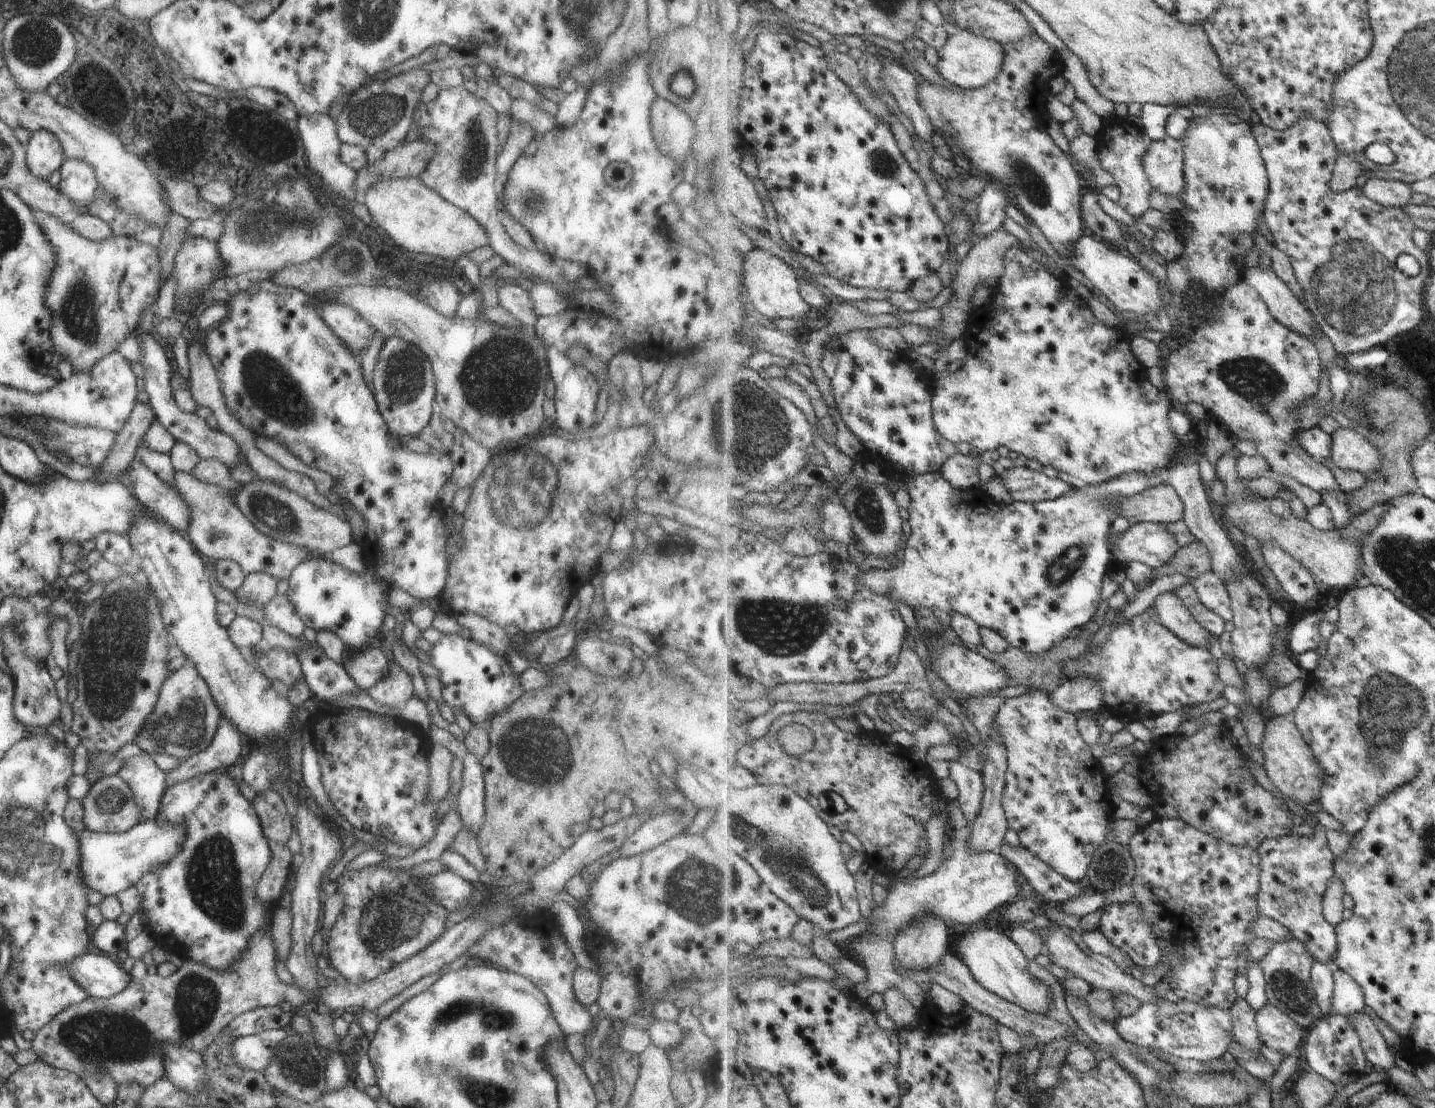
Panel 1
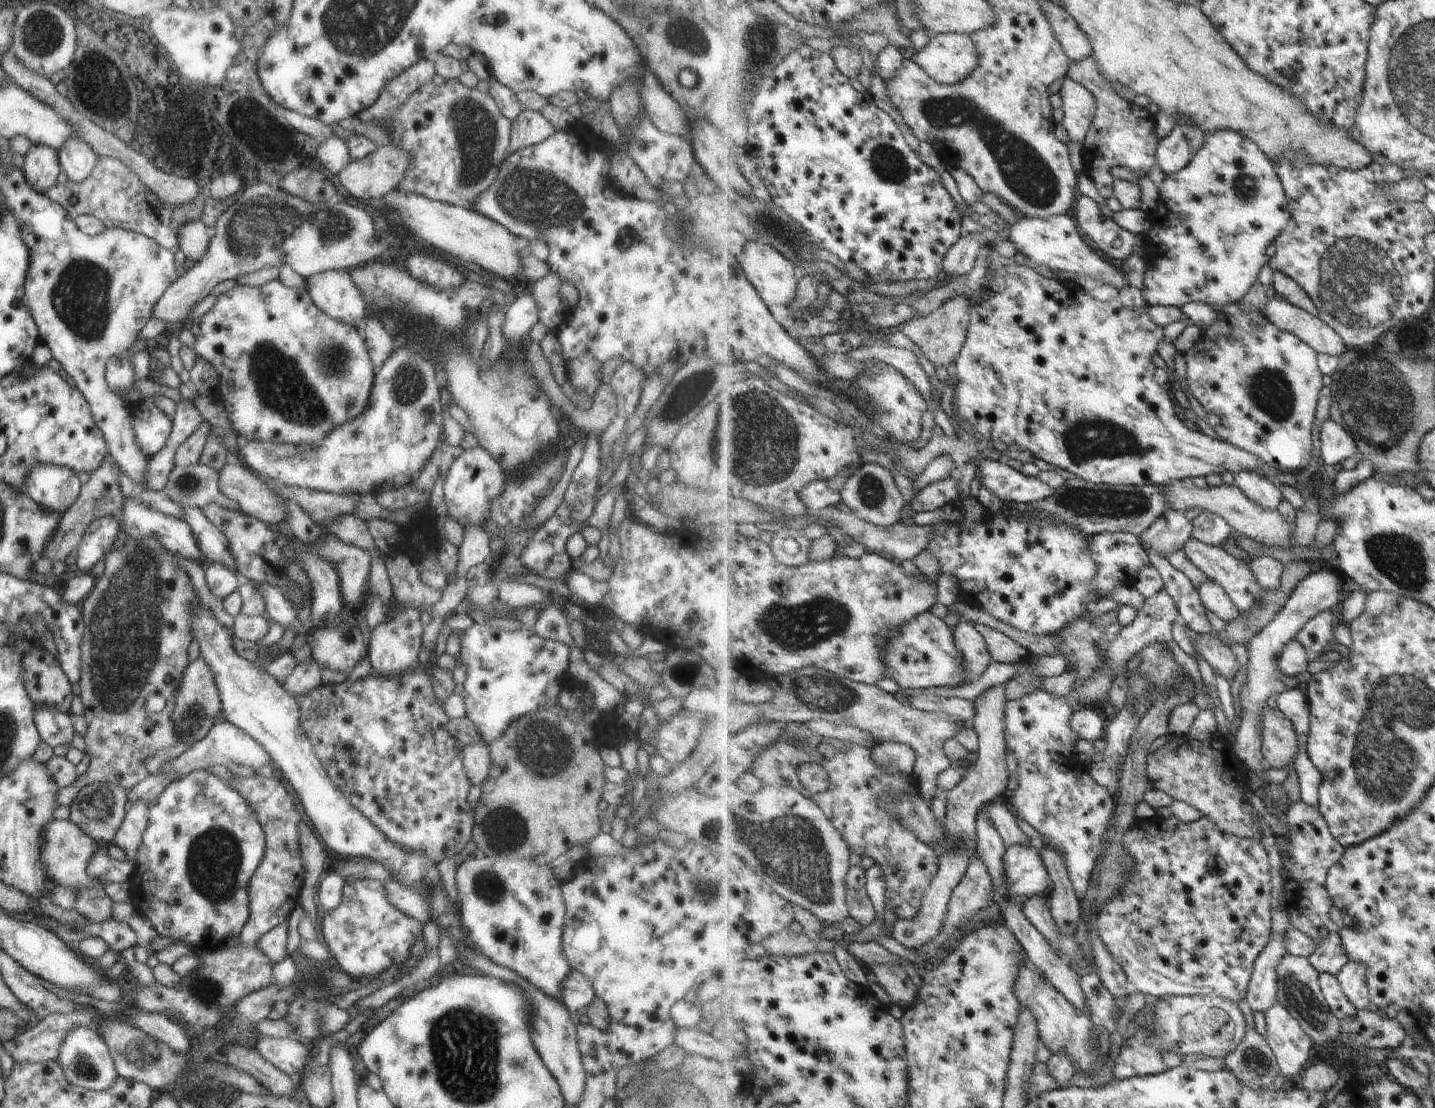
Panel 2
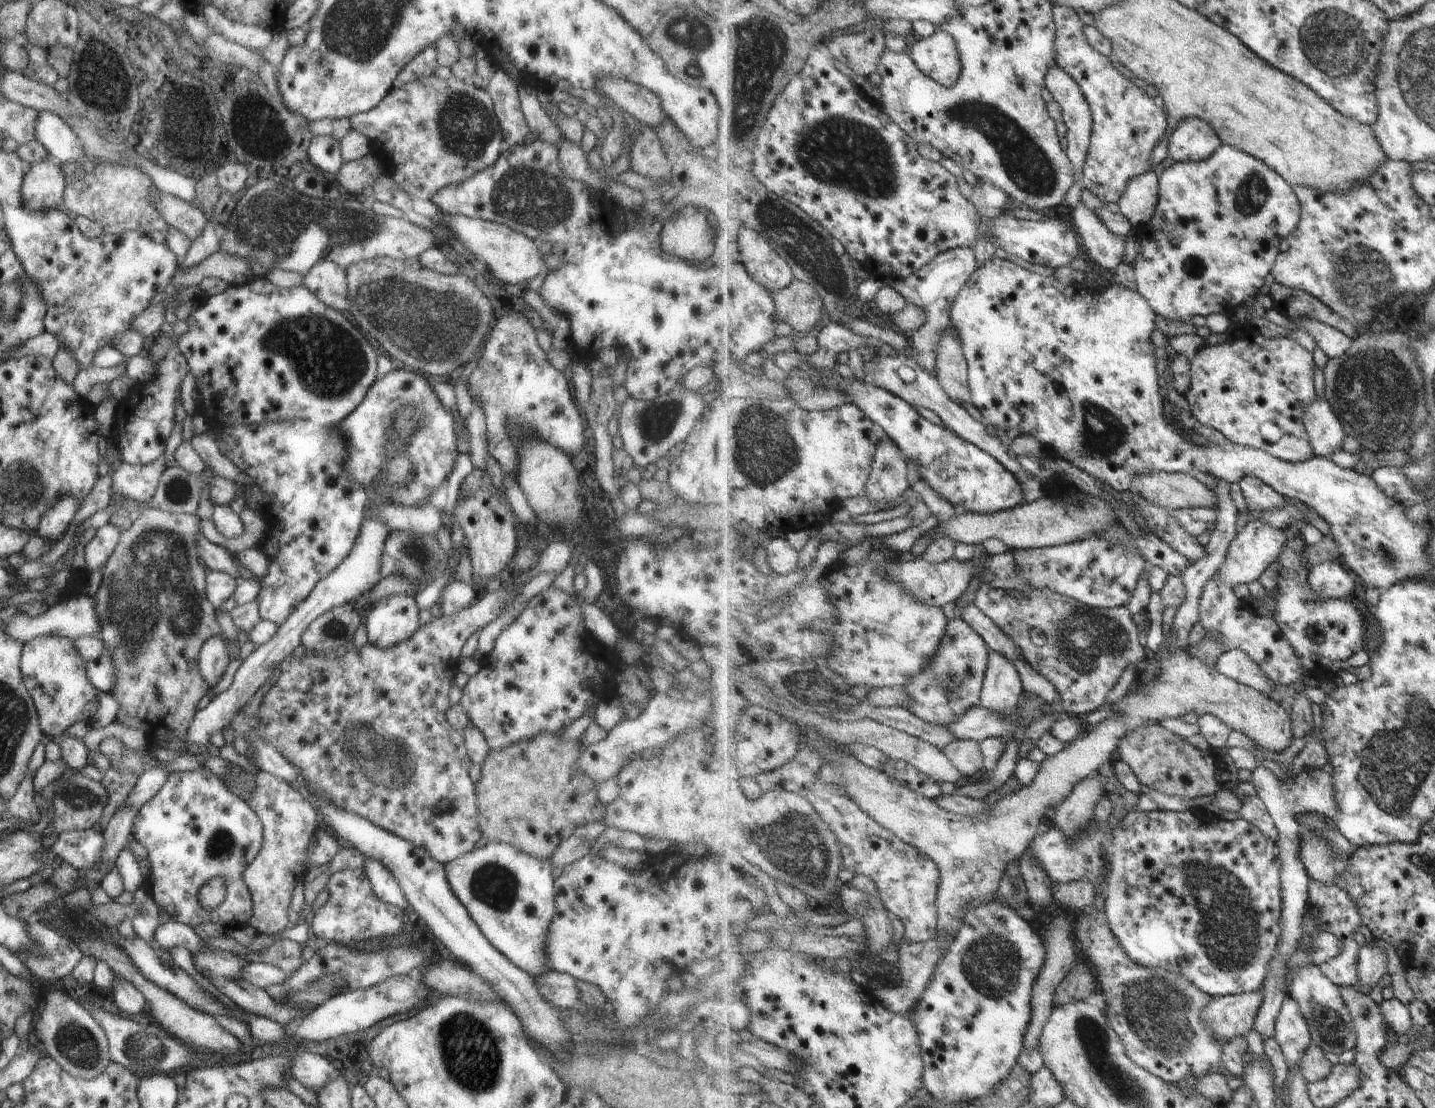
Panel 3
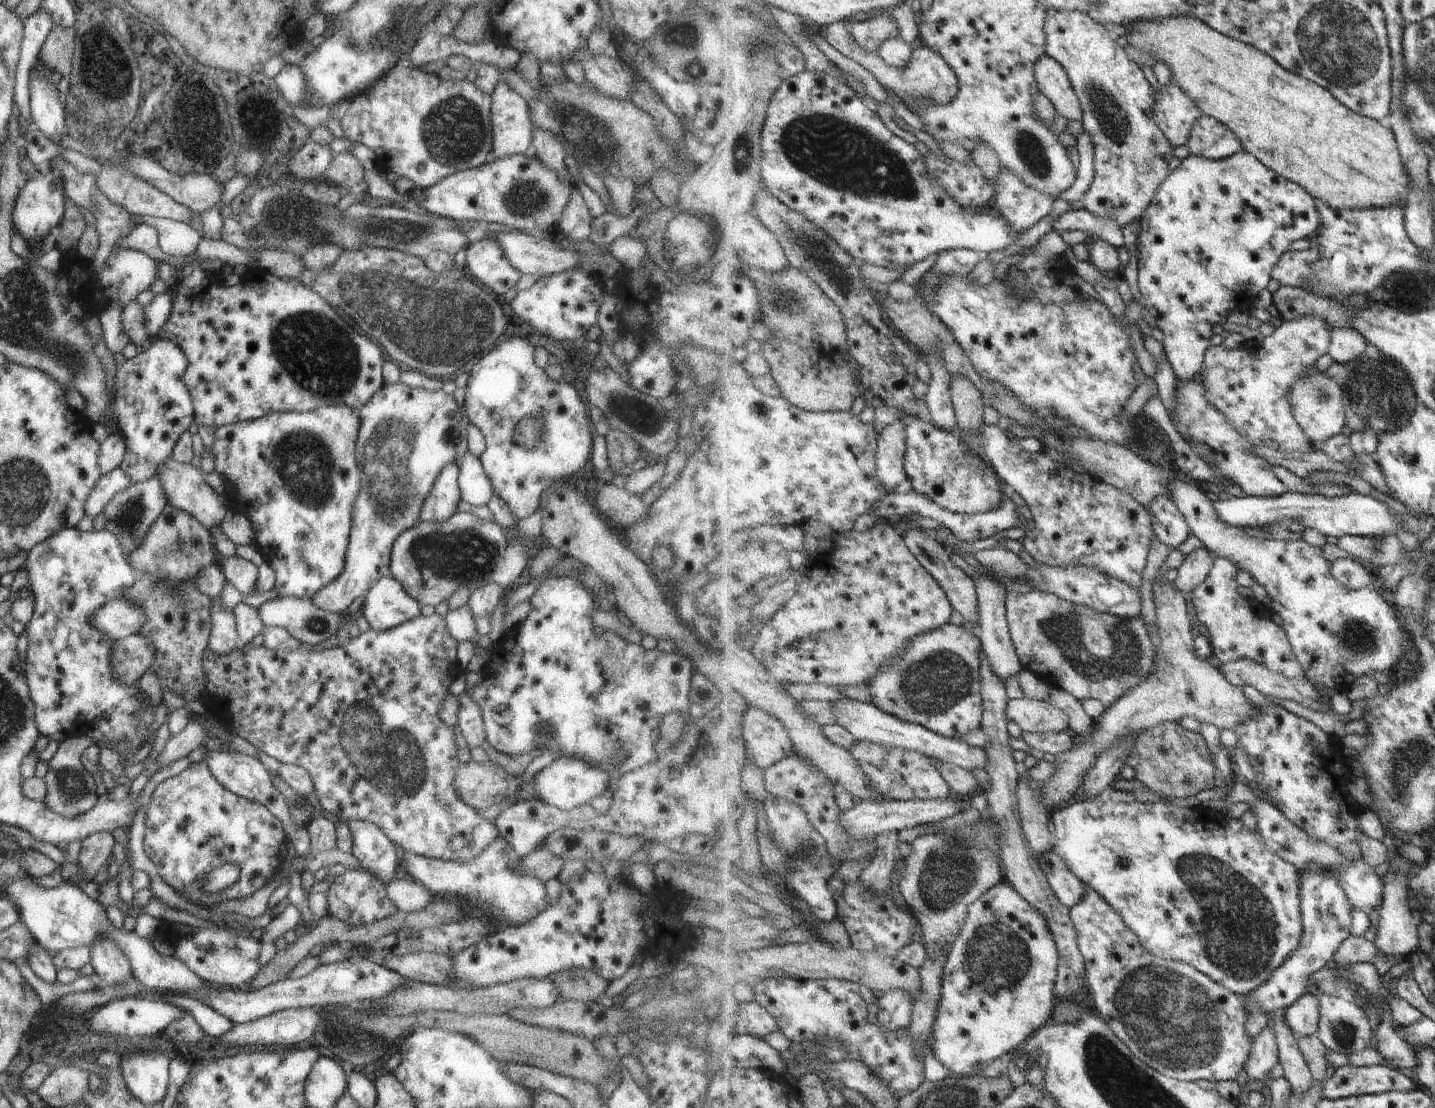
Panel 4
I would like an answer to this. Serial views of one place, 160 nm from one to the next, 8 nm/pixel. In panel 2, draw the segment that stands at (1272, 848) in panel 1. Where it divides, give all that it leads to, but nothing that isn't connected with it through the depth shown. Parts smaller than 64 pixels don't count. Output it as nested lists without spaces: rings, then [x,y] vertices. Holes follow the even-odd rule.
[[[1302,798],[1289,805],[1286,820],[1290,836],[1287,838],[1276,836],[1276,847],[1282,856],[1283,867],[1288,868],[1290,880],[1293,880],[1288,913],[1295,929],[1307,933],[1318,942],[1317,952],[1308,958],[1311,964],[1320,973],[1338,976],[1350,958],[1344,947],[1340,928],[1331,920],[1334,902],[1328,891],[1328,874],[1330,868],[1343,858],[1346,847],[1331,834],[1319,808],[1311,806]]]

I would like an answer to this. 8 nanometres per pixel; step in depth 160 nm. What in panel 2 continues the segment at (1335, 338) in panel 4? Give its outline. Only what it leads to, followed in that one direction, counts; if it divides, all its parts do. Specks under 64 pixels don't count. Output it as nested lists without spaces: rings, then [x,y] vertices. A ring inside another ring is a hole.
[[[1277,293],[1263,313],[1281,330],[1296,334],[1318,353],[1340,357],[1348,349],[1344,338],[1321,317],[1296,307]]]

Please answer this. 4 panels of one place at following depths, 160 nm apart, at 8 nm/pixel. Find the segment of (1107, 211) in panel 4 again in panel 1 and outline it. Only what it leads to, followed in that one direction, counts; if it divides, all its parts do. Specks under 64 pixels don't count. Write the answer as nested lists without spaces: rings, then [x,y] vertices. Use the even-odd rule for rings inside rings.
[[[1119,114],[1118,119],[1112,116],[1103,117],[1101,124],[1103,126],[1095,138],[1099,160],[1103,168],[1116,178],[1121,192],[1118,203],[1131,216],[1143,216],[1149,208],[1151,209],[1149,196],[1154,188],[1144,165],[1148,145],[1151,145],[1153,140],[1141,127],[1125,120],[1123,114]]]

